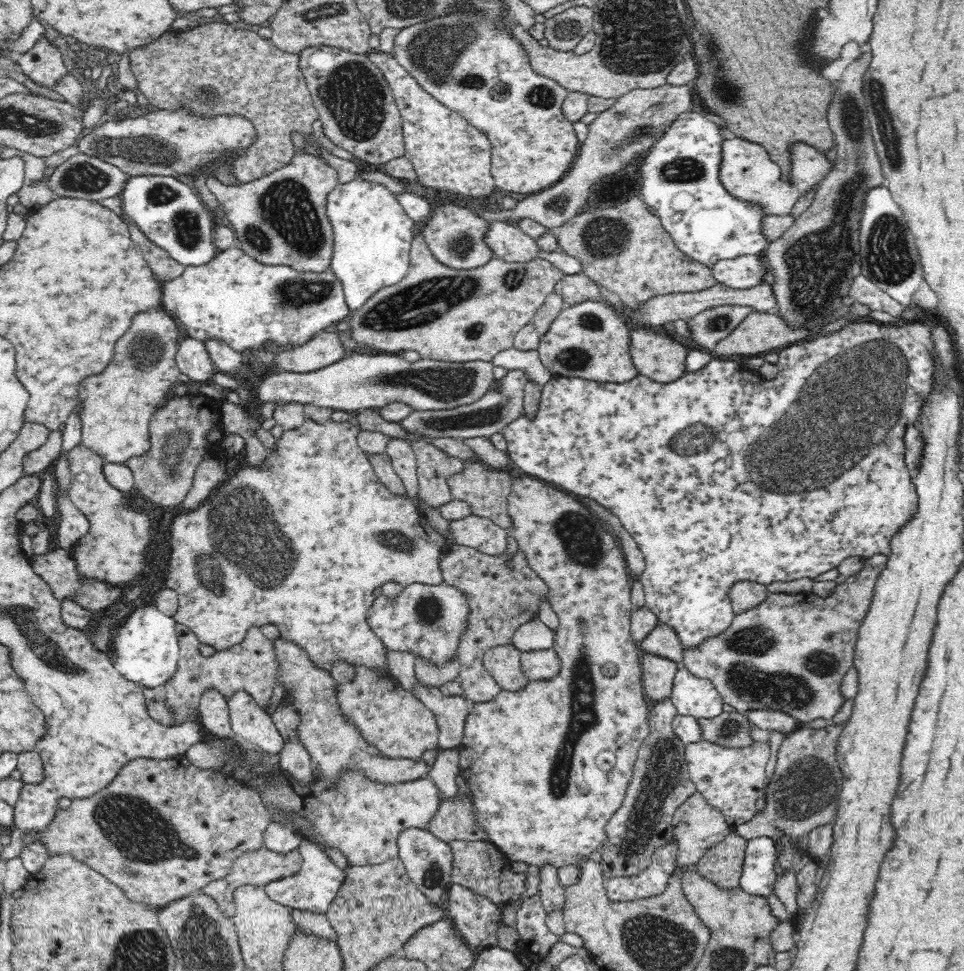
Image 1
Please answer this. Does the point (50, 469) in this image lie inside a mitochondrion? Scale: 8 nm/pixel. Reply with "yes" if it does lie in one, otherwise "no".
no

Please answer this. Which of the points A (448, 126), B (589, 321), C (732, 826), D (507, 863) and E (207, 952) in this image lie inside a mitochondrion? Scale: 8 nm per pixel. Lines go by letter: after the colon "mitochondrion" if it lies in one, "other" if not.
A: other
B: mitochondrion
C: other
D: other
E: mitochondrion

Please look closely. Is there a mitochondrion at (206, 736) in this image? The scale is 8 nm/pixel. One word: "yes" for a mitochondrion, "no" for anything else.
no

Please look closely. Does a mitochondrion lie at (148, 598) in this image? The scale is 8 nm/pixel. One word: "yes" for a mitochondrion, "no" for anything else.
no

